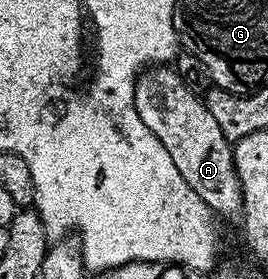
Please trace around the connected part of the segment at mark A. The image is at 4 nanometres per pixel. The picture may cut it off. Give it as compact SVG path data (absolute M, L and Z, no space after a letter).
M158 64L138 75L138 81L134 84L134 107L144 120L144 128L164 144L168 156L172 156L172 164L176 164L180 176L184 180L186 188L194 193L203 204L215 215L234 214L243 209L242 181L238 179L238 169L234 163L234 147L220 132L220 124L208 112L205 101L199 95L191 92L188 84L180 80L180 76L166 64Z

